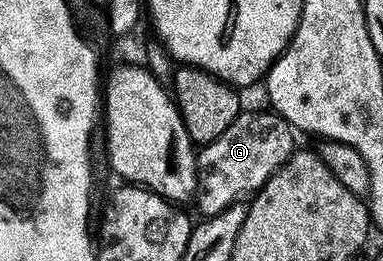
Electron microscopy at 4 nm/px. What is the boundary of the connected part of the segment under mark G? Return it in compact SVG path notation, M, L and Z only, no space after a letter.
M273 110L243 111L242 117L216 142L205 145L197 153L198 194L196 205L203 217L224 214L234 204L249 201L292 159L296 151L296 130Z

